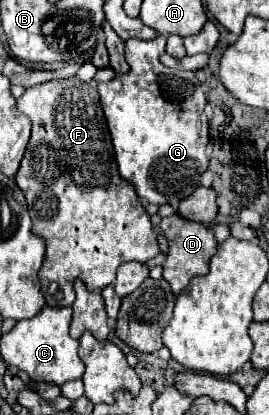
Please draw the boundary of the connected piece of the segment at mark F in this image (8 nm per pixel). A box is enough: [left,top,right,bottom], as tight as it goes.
[16,78,160,306]

